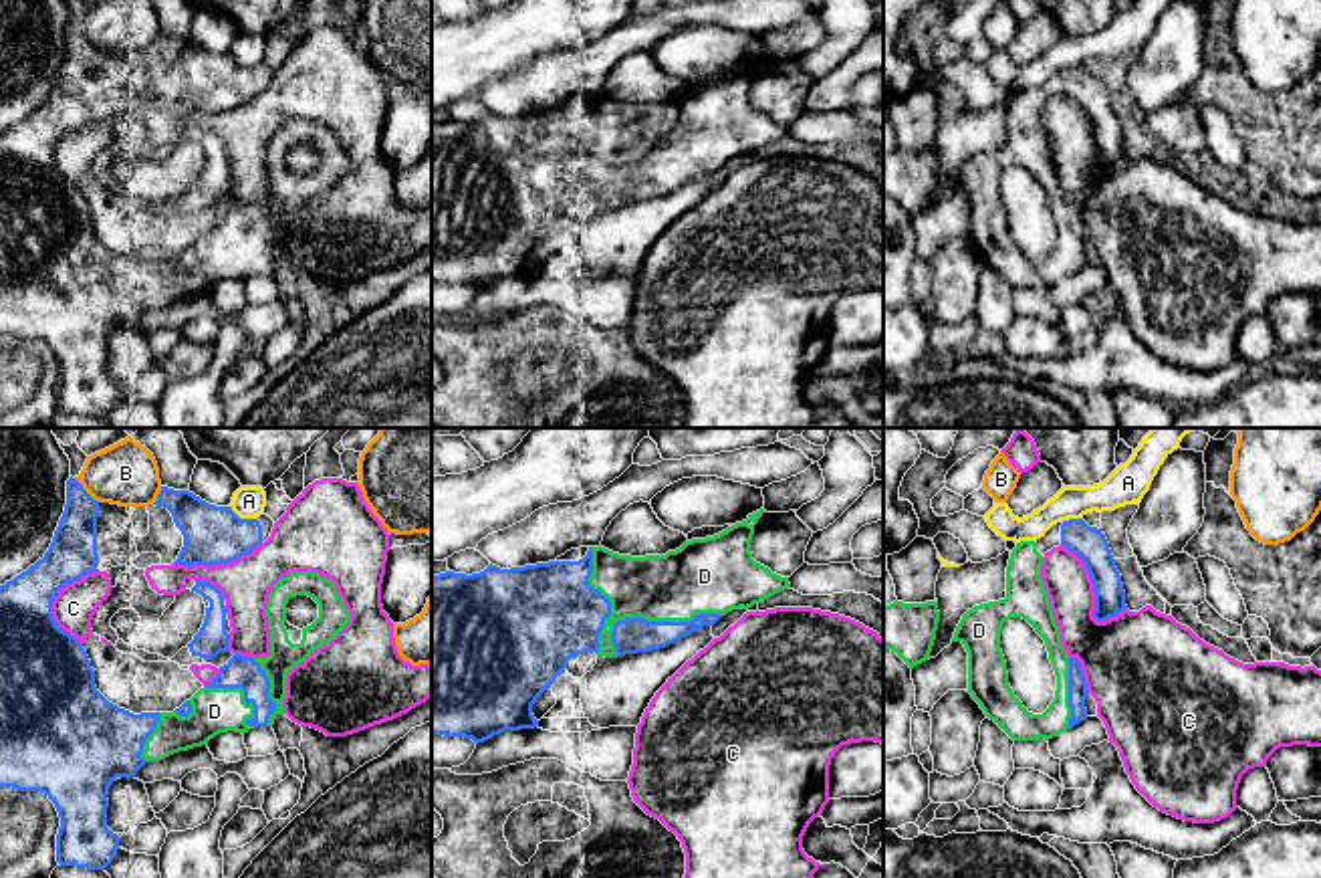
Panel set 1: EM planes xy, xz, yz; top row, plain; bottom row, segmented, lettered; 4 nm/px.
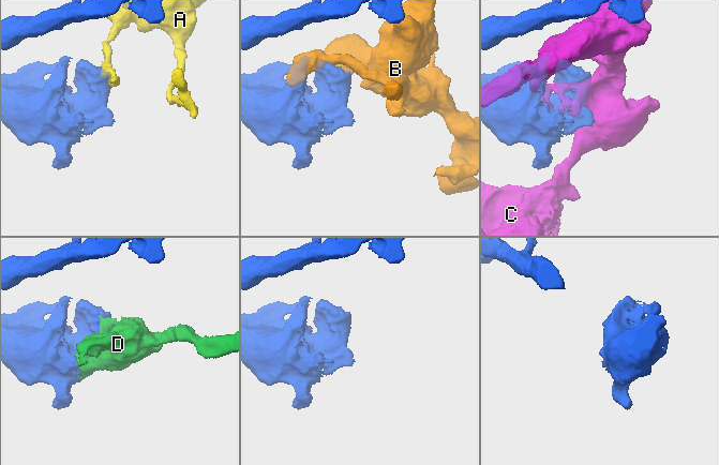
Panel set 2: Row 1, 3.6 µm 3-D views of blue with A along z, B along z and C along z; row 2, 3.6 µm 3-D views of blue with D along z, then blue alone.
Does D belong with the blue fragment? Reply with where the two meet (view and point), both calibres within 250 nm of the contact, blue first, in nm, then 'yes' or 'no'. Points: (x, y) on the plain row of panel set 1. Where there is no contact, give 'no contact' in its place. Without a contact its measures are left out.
xz (658, 170) | 140/280 nm | yes

